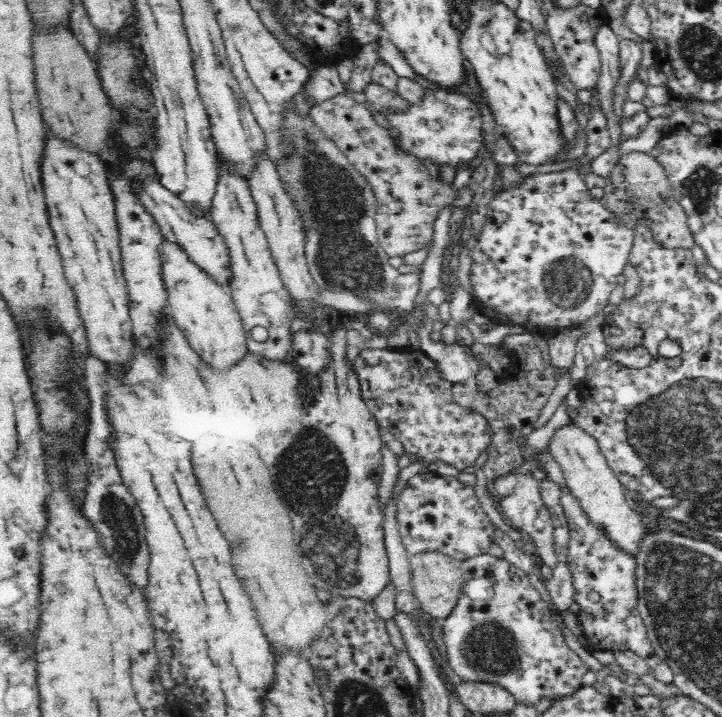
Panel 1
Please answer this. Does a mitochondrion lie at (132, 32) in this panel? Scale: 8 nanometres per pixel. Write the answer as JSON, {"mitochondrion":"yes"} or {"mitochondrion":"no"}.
{"mitochondrion":"no"}

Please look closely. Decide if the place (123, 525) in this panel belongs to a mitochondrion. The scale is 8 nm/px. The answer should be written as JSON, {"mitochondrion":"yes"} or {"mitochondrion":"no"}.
{"mitochondrion":"yes"}

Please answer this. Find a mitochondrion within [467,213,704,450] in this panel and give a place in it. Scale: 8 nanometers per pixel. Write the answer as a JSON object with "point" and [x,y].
{"point":[563,282]}

